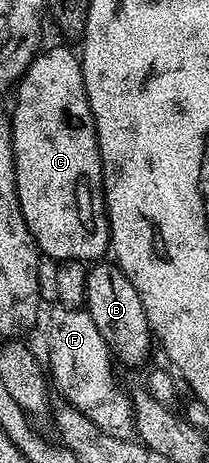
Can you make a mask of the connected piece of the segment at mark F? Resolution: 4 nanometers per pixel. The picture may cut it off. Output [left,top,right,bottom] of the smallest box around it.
[46,307,136,440]

